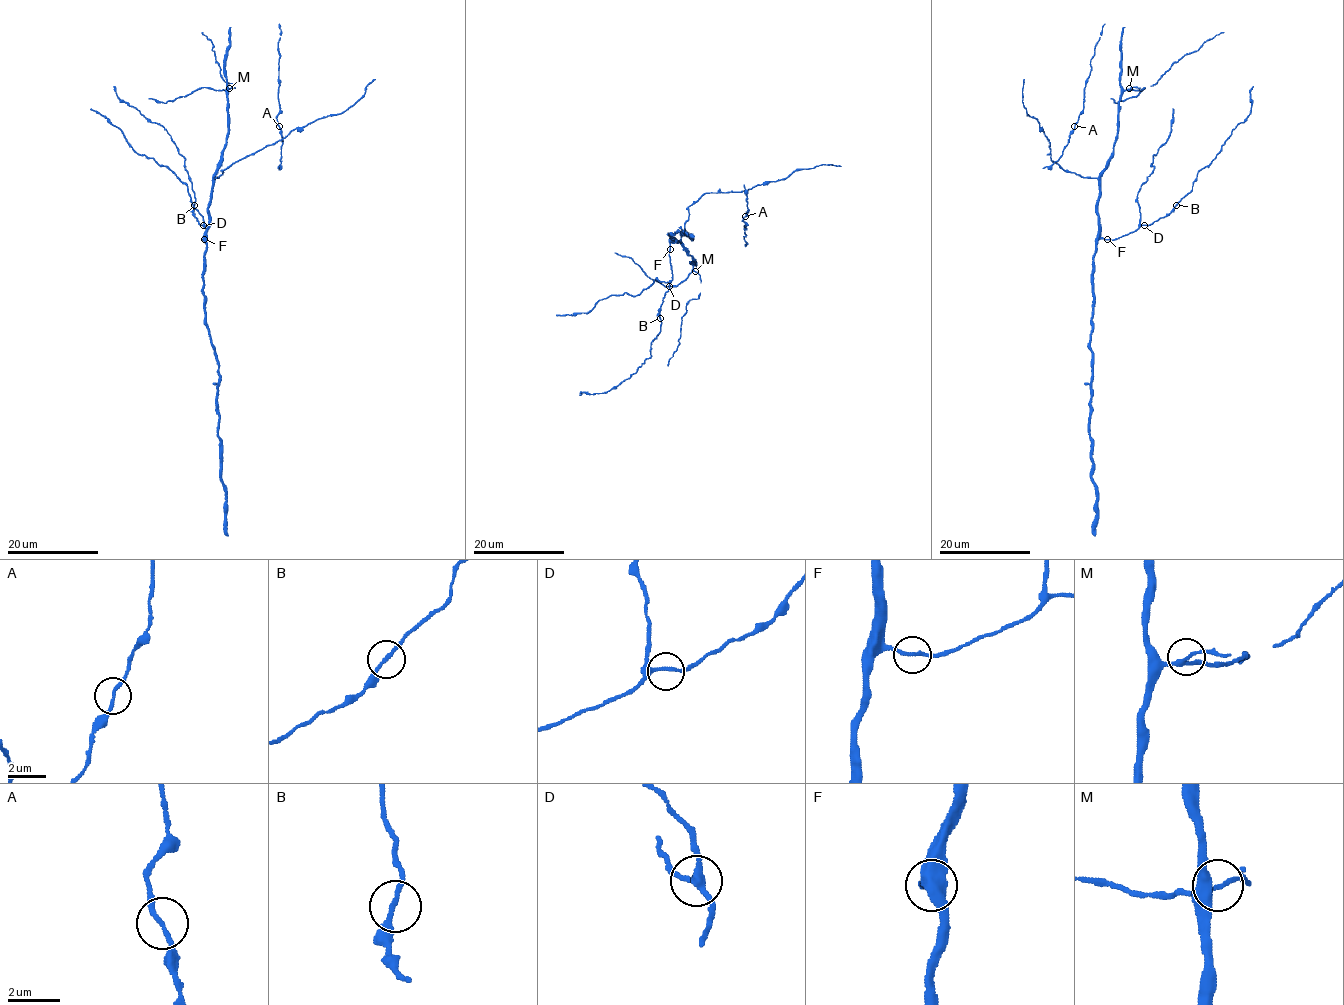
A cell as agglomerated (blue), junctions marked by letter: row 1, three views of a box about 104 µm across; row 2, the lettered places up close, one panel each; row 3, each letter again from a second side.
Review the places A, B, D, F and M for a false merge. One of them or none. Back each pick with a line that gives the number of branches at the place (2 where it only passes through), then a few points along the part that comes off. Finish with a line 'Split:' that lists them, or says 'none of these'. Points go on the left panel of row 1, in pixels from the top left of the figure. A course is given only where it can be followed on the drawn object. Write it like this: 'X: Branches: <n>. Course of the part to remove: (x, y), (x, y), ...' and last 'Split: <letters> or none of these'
Split: none of these

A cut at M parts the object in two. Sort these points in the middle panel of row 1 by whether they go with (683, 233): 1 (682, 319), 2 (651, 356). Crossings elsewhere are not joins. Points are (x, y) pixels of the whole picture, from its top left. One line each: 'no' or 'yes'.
1: no
2: yes

